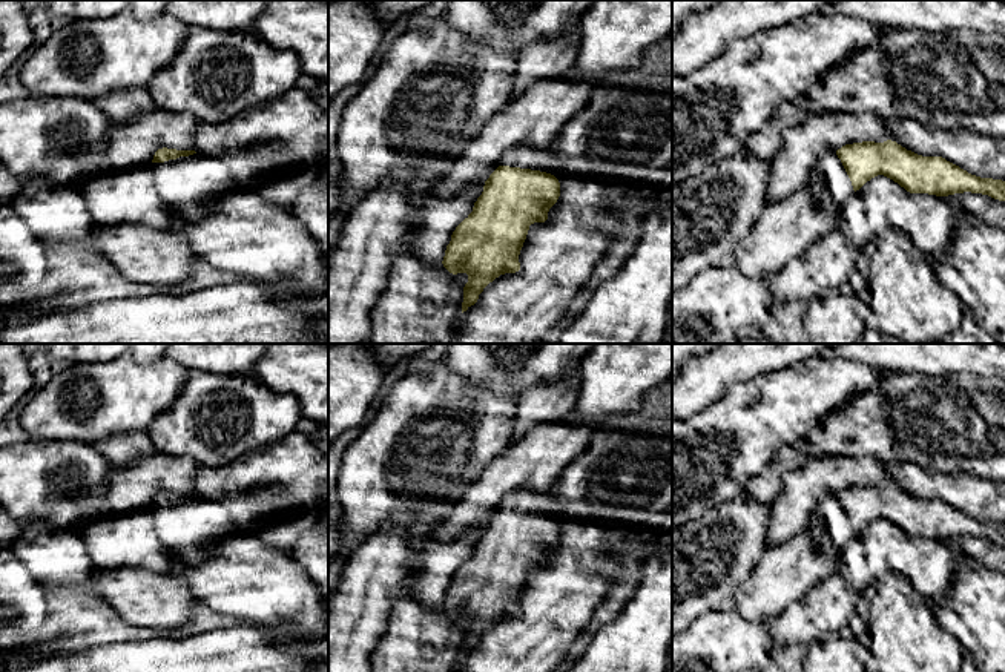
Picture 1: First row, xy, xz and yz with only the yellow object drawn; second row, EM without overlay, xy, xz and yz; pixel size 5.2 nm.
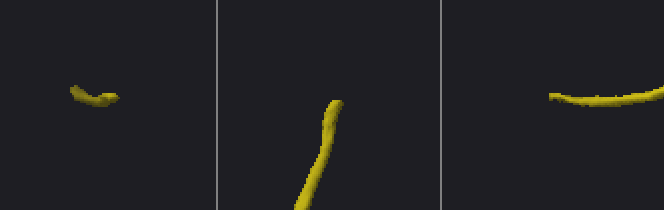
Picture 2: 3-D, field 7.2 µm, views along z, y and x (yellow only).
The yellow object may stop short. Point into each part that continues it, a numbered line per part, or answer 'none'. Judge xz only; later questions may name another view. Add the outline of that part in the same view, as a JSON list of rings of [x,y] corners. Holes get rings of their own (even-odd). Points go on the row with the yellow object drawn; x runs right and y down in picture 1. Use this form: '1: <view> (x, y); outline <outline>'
none

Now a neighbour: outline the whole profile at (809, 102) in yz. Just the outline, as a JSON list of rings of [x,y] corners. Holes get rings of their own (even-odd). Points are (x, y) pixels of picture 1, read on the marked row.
[[[885,29],[878,46],[858,49],[833,66],[824,80],[793,103],[815,115],[829,112],[875,112],[885,120],[911,118],[936,130],[965,130],[979,137],[1005,138],[1005,38],[979,35],[965,29],[928,32],[922,29]]]

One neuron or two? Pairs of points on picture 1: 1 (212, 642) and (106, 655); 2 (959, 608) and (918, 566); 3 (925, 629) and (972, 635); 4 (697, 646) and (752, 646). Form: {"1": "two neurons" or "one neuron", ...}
{"1": "one neuron", "2": "two neurons", "3": "two neurons", "4": "one neuron"}

